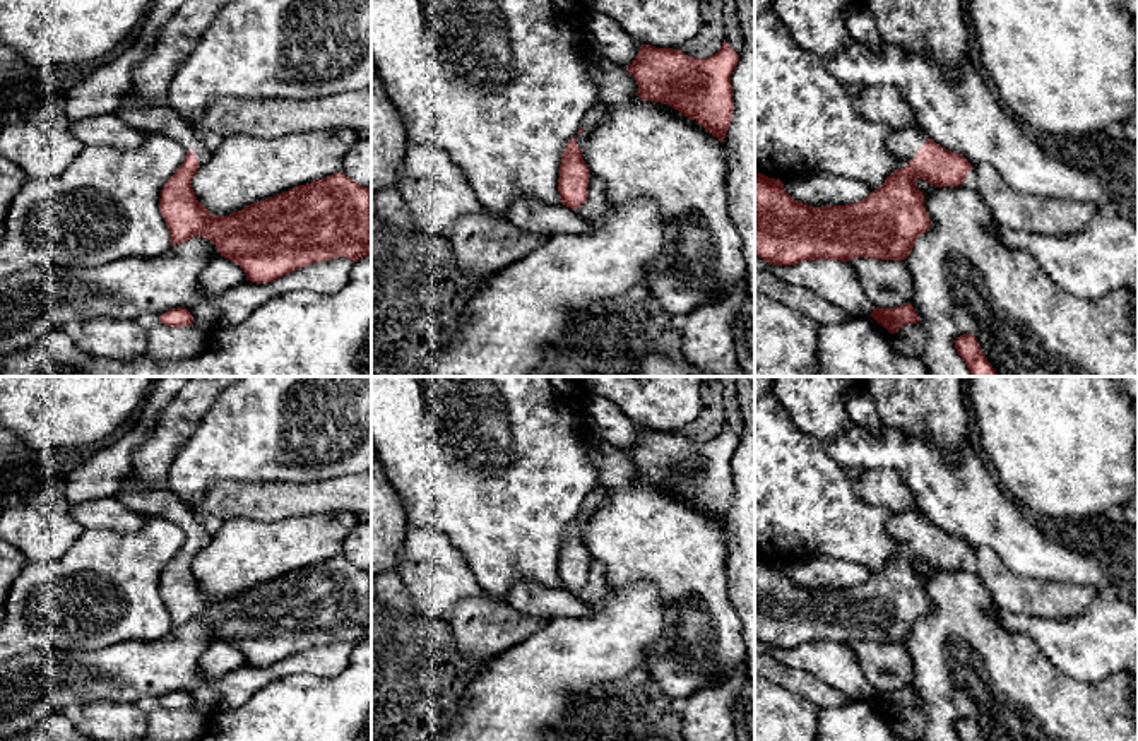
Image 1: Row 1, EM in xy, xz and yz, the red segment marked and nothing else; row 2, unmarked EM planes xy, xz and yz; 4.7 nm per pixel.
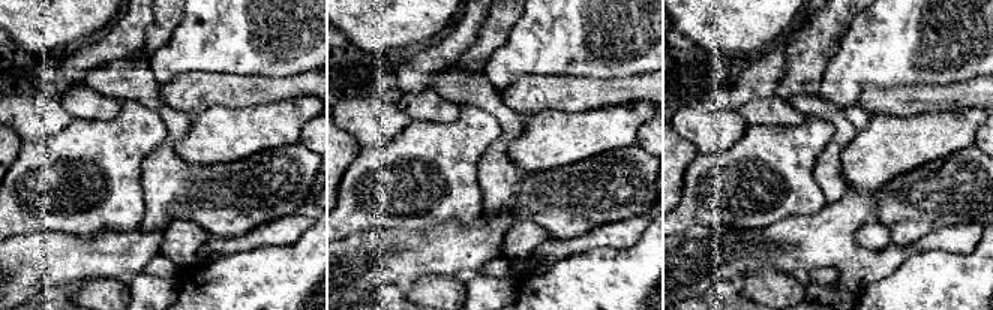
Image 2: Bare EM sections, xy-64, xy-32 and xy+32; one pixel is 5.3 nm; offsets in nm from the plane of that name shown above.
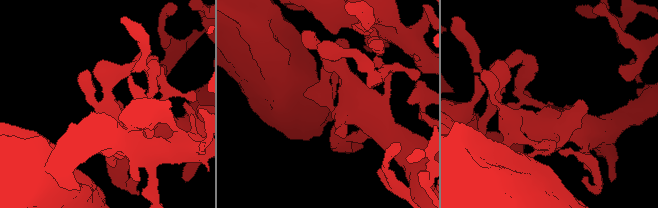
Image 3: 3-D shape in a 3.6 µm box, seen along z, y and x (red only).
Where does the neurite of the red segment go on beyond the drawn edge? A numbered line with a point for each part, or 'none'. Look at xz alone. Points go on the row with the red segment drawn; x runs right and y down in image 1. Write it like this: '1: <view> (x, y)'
1: xz (594, 115)

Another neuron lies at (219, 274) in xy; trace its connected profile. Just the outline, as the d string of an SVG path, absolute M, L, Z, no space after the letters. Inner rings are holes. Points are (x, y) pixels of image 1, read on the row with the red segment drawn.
M224 257L212 258L200 272L200 289L207 296L219 296L246 281L245 270Z

